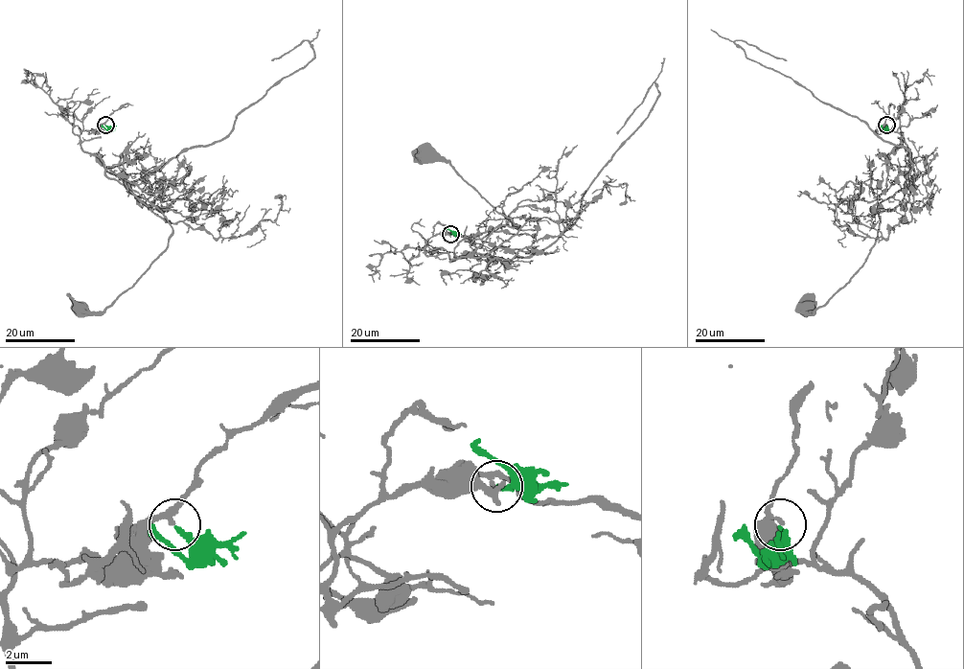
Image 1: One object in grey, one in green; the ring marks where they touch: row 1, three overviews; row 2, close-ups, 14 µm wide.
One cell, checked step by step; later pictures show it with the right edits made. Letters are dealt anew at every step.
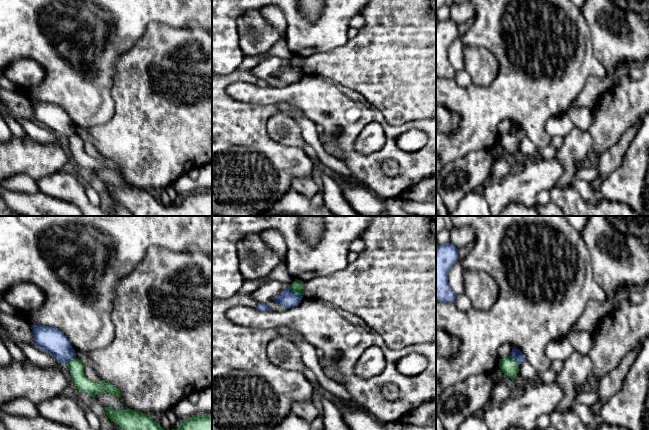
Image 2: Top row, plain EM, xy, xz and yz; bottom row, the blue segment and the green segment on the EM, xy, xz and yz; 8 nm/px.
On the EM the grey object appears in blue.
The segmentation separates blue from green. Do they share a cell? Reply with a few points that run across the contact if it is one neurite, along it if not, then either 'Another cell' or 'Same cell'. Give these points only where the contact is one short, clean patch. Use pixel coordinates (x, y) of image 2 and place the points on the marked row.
Line: xz (287, 287), (302, 297). Another cell

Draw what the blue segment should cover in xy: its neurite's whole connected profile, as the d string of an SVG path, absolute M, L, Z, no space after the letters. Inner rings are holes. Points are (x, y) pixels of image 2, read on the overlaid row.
M31 325L31 327L36 347L51 354L63 365L76 358L75 350L60 330L41 325Z

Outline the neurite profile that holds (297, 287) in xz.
M295 279L293 284L288 287L290 290L292 290L295 294L303 297L304 291L303 291L303 281Z

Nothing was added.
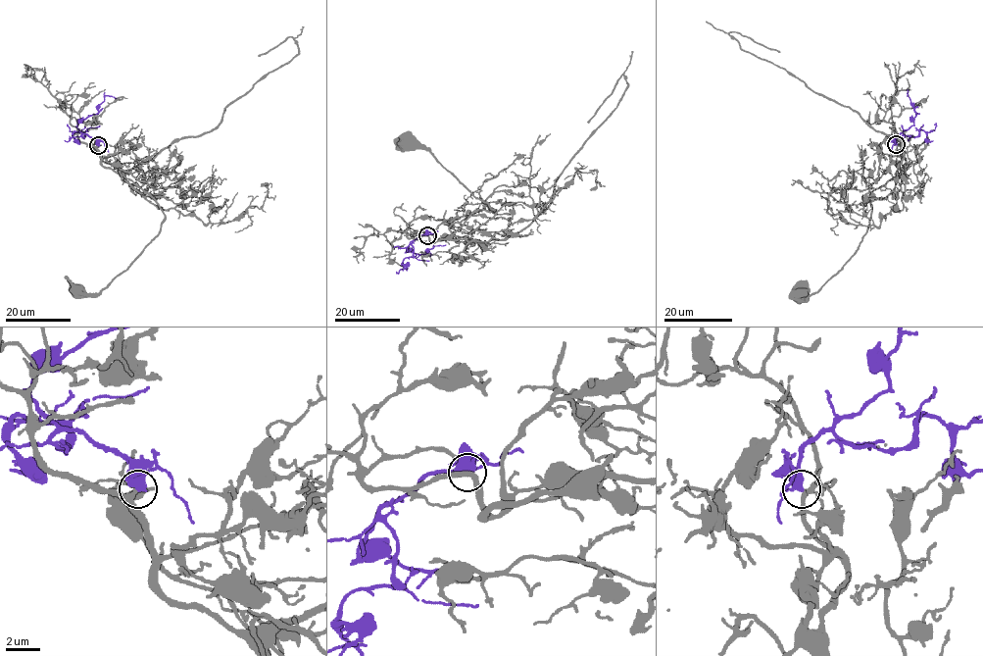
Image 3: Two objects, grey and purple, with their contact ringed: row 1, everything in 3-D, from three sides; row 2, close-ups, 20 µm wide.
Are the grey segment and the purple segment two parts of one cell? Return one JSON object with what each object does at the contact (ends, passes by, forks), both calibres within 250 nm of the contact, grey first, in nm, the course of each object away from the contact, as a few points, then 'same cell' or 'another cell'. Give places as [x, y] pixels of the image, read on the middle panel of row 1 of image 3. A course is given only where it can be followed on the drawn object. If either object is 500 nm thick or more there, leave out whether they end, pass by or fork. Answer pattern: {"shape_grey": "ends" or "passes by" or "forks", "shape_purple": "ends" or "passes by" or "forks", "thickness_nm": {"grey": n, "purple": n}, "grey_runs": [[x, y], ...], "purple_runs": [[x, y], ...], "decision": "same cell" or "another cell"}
{"thickness_nm": {"grey": 220, "purple": 650}, "grey_runs": [[426, 235], [430, 243], [450, 236], [474, 212], [493, 210], [453, 176], [428, 149], [413, 148], [407, 142]], "purple_runs": [[427, 235], [418, 235], [410, 242], [407, 251], [425, 254], [434, 246], [445, 245]], "decision": "same cell"}

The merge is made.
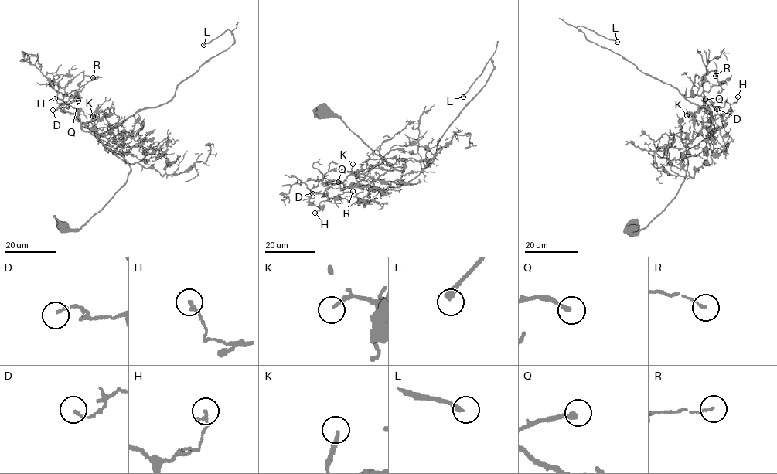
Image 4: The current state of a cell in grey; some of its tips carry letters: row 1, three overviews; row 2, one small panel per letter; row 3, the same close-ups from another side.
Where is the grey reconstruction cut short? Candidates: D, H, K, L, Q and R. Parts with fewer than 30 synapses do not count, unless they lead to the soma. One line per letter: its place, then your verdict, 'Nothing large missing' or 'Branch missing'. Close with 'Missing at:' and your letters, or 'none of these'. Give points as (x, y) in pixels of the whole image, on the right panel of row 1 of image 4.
D: Place: (717, 109). Nothing large missing
H: Place: (737, 97). Nothing large missing
K: Place: (686, 115). Branch missing
L: Place: (617, 42). Branch missing
Q: Place: (705, 99). Branch missing
R: Place: (715, 76). Nothing large missing
Missing at: K, L, Q

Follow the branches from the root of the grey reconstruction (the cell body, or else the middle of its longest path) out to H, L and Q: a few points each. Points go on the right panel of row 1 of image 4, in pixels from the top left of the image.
H: (632, 229), (643, 229), (676, 195), (686, 172), (686, 152), (713, 127), (706, 108), (732, 104), (737, 97)
L: (632, 229), (643, 229), (676, 195), (686, 152), (706, 137), (712, 119), (706, 107), (577, 28), (617, 42)
Q: (632, 229), (636, 233), (643, 229), (672, 200), (686, 172), (686, 152), (711, 131), (705, 99)

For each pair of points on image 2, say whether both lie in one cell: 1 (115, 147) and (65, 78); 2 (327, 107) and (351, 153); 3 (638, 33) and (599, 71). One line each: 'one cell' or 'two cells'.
1: two cells
2: one cell
3: two cells

